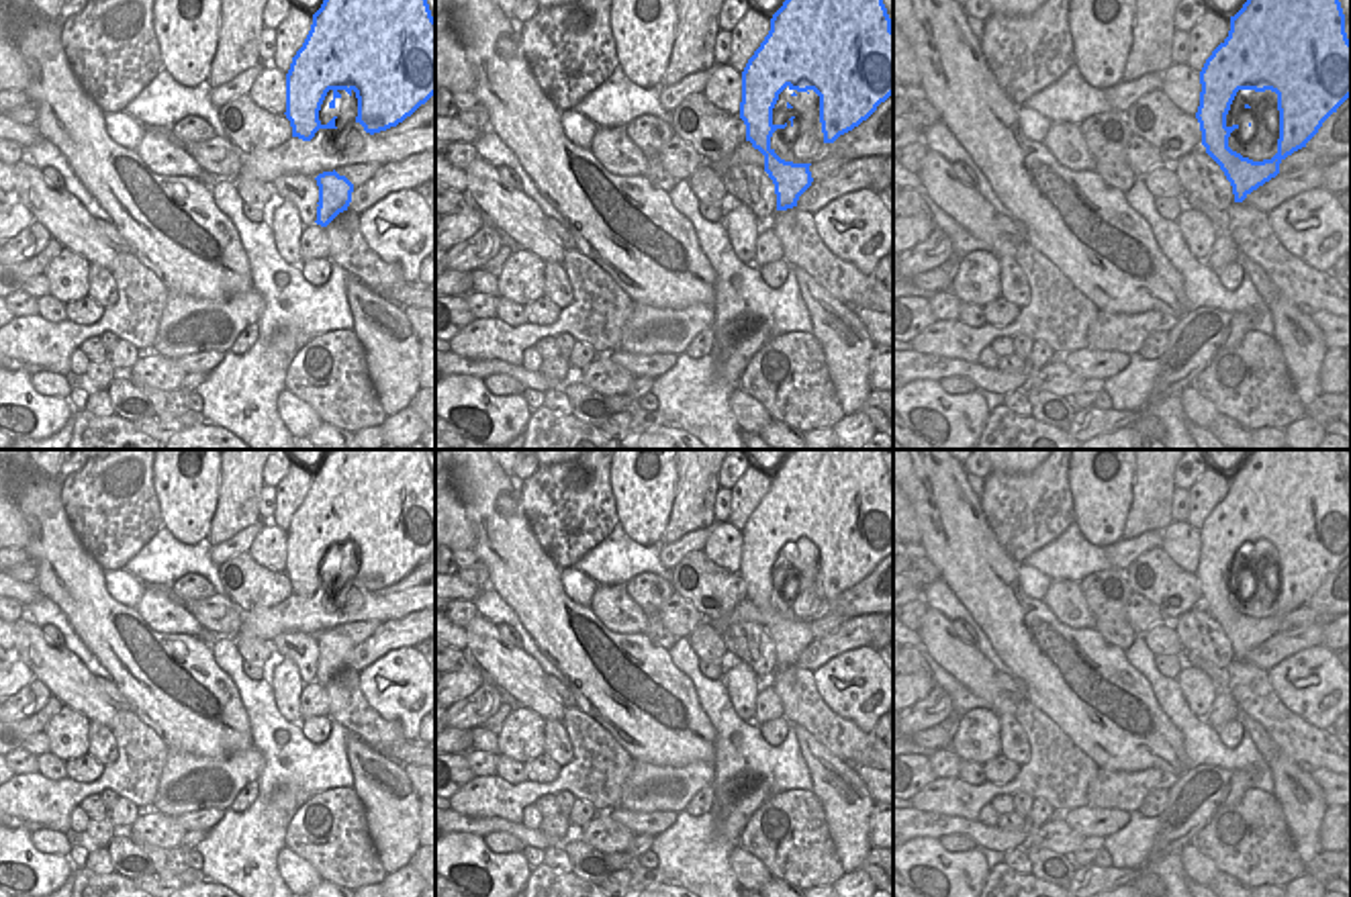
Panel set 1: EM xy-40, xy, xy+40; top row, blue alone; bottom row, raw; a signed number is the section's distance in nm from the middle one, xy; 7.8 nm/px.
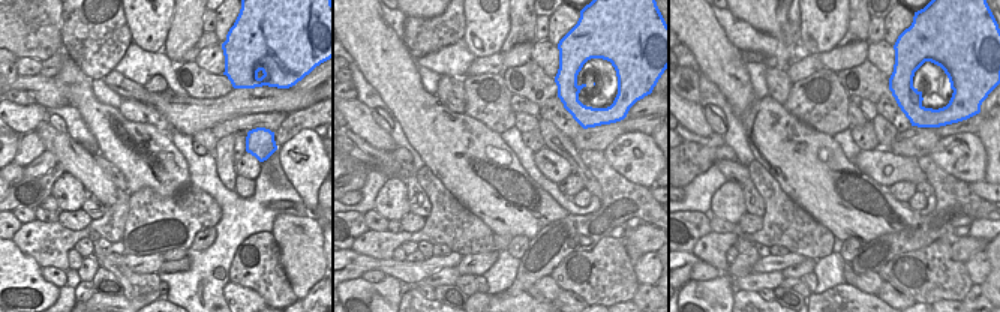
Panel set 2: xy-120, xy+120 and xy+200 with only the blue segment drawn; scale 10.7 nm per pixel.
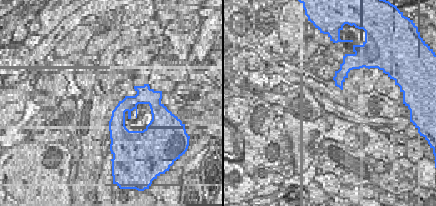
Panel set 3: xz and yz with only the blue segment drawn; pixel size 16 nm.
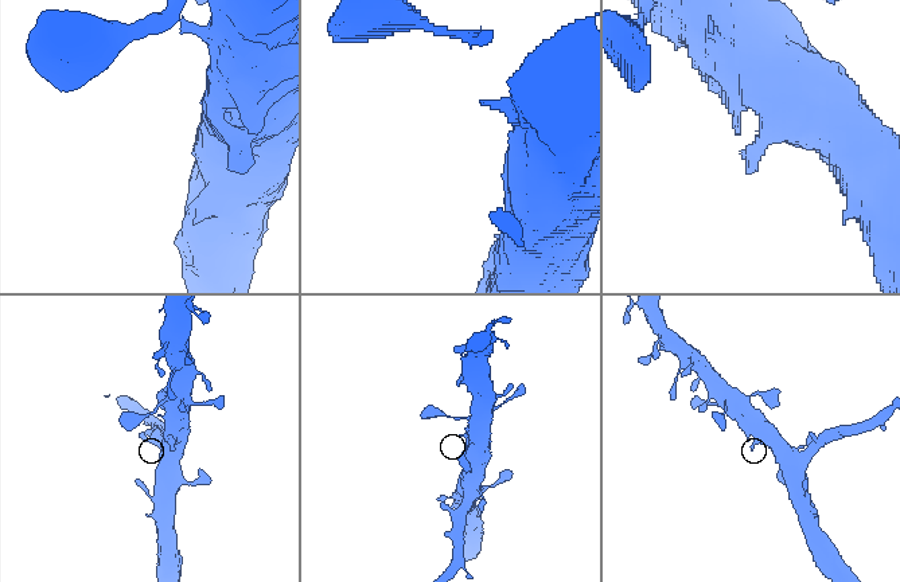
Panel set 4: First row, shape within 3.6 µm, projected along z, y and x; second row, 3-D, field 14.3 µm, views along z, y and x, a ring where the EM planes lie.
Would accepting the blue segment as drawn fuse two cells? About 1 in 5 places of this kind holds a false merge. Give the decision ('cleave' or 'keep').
keep

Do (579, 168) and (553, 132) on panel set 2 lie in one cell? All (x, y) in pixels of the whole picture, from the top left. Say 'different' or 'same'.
same

